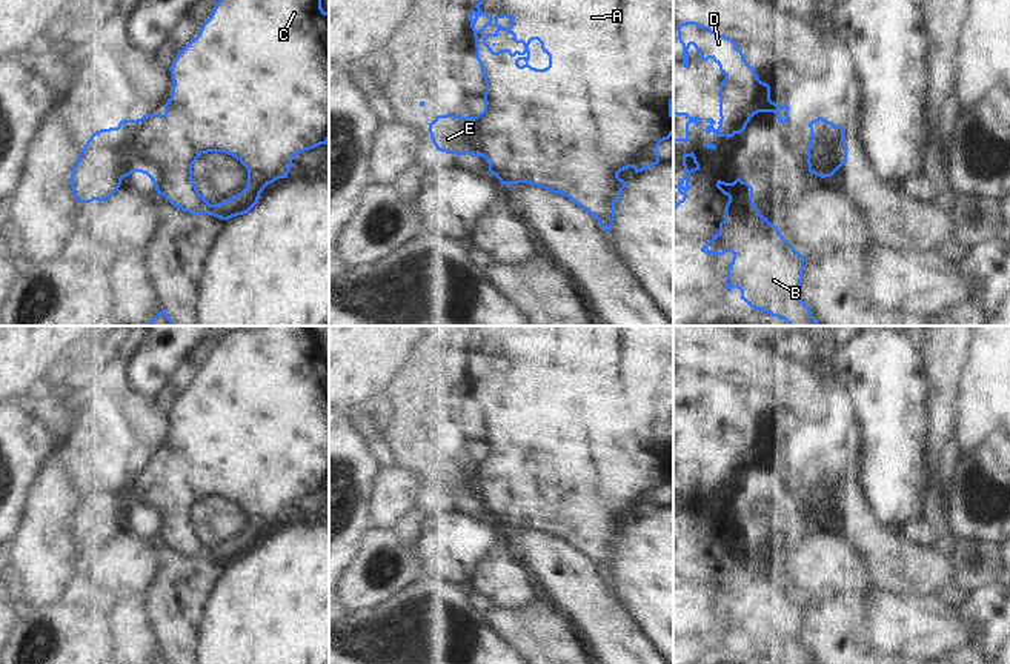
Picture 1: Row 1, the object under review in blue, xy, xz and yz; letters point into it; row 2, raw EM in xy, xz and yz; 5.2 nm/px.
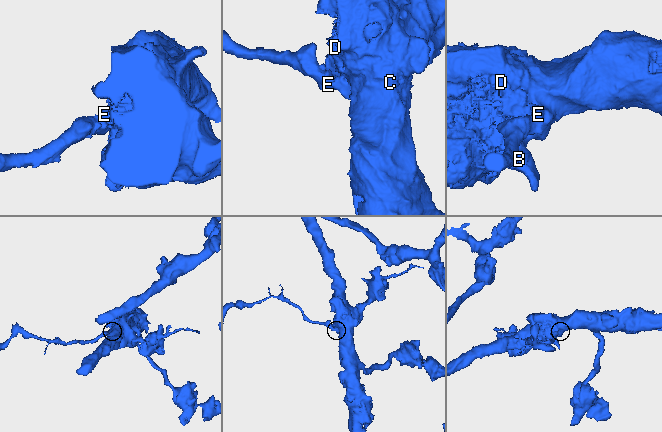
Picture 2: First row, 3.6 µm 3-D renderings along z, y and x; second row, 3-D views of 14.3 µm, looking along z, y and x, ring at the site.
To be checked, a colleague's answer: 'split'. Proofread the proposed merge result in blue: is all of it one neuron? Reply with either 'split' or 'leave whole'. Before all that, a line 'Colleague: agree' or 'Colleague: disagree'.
Colleague: agree
split

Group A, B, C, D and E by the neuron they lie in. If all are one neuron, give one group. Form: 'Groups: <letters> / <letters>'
Groups: A B C D / E.

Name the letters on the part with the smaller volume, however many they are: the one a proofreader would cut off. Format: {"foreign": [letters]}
{"foreign": ["E"]}

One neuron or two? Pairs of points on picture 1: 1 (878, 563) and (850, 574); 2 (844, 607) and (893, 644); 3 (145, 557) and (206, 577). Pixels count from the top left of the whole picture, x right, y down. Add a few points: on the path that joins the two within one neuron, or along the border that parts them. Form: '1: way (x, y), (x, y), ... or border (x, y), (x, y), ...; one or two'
1: border (844, 538), (846, 544), (860, 558), (870, 583); two
2: border (864, 590), (857, 640), (870, 647); two
3: border (143, 529), (160, 558), (159, 574), (146, 595); two

